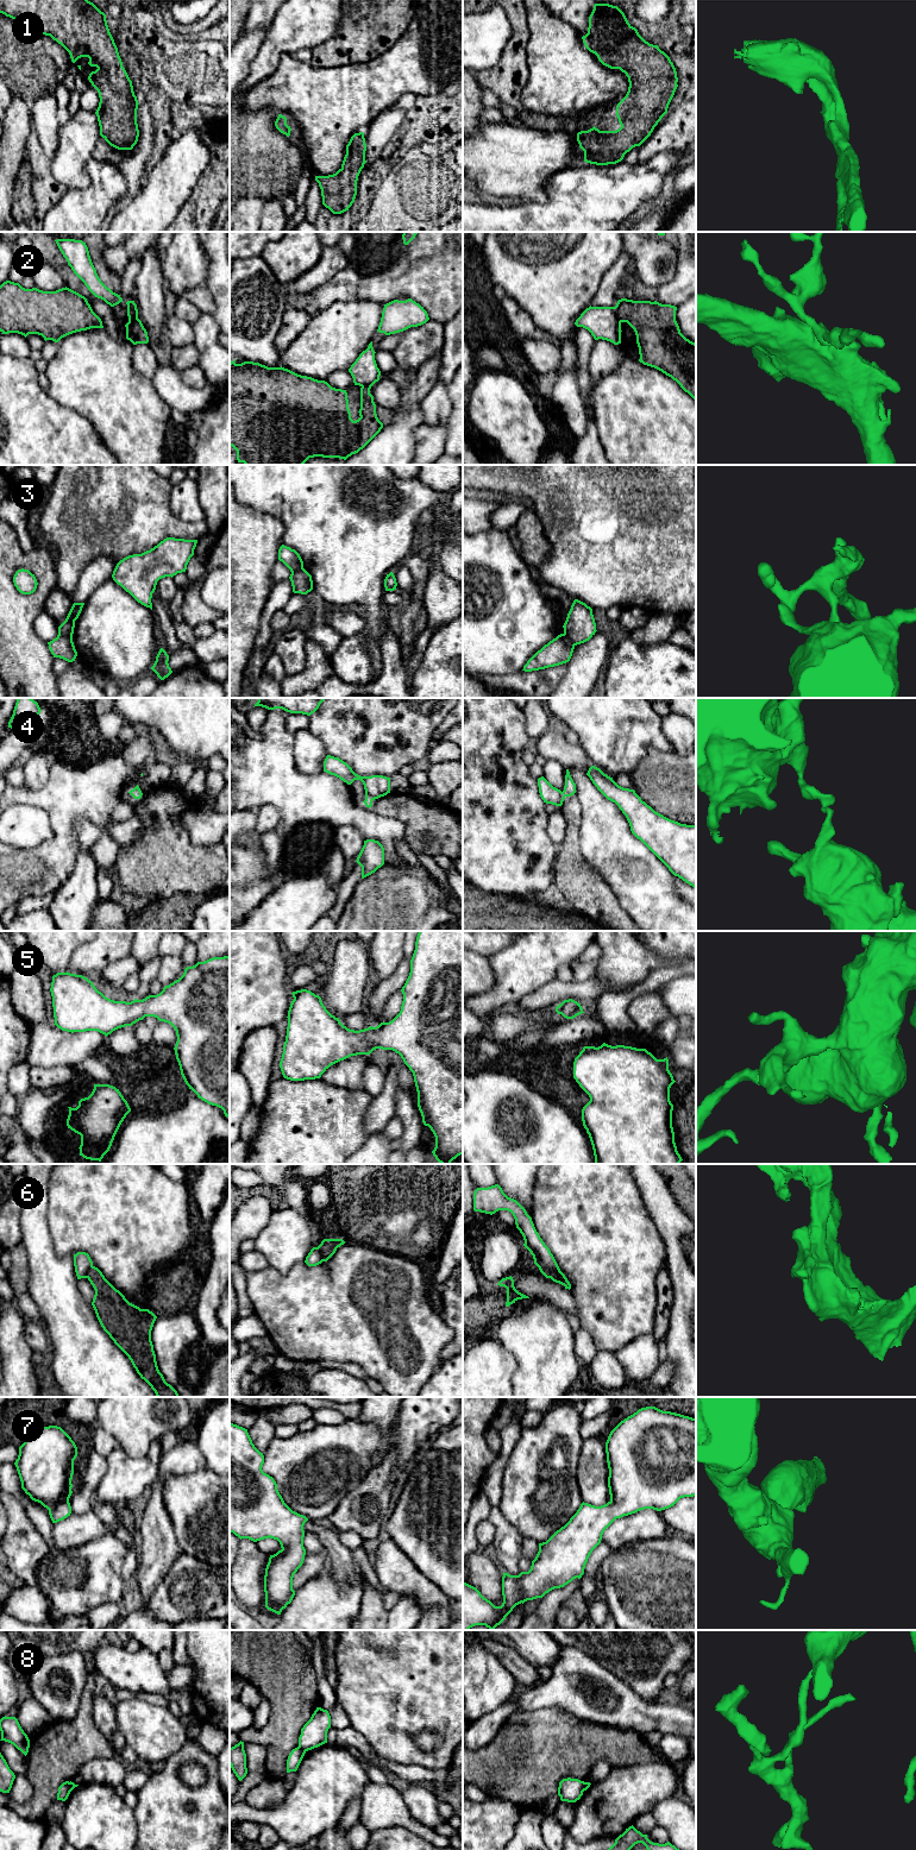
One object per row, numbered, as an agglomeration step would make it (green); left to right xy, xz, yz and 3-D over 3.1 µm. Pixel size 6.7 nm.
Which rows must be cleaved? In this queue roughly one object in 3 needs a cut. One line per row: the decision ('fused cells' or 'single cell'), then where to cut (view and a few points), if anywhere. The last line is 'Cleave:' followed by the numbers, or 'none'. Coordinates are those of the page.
1: single cell | no cut
2: fused cells | yz (614, 307), (620, 323)
3: fused cells | xy (58, 633), (71, 639)
4: fused cells | yz (562, 792), (565, 795)
5: single cell | no cut
6: fused cells | yz (537, 1264), (551, 1269), (560, 1283)
7: single cell | no cut
8: fused cells | xz (299, 1745), (305, 1751)
Cleave: 2, 3, 4, 6, 8

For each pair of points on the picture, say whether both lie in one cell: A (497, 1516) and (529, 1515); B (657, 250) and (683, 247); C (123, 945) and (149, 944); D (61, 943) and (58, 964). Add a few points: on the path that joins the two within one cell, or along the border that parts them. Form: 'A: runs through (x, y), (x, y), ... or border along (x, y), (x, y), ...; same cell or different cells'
A: border along (499, 1505), (503, 1517), (522, 1537); different cells
B: border along (676, 246), (677, 268), (673, 275); different cells
C: border along (132, 943), (130, 954); different cells
D: runs through (58, 948), (58, 960); same cell

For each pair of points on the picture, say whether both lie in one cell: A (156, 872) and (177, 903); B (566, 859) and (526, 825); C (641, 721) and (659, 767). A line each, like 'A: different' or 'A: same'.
A: different
B: different
C: different

